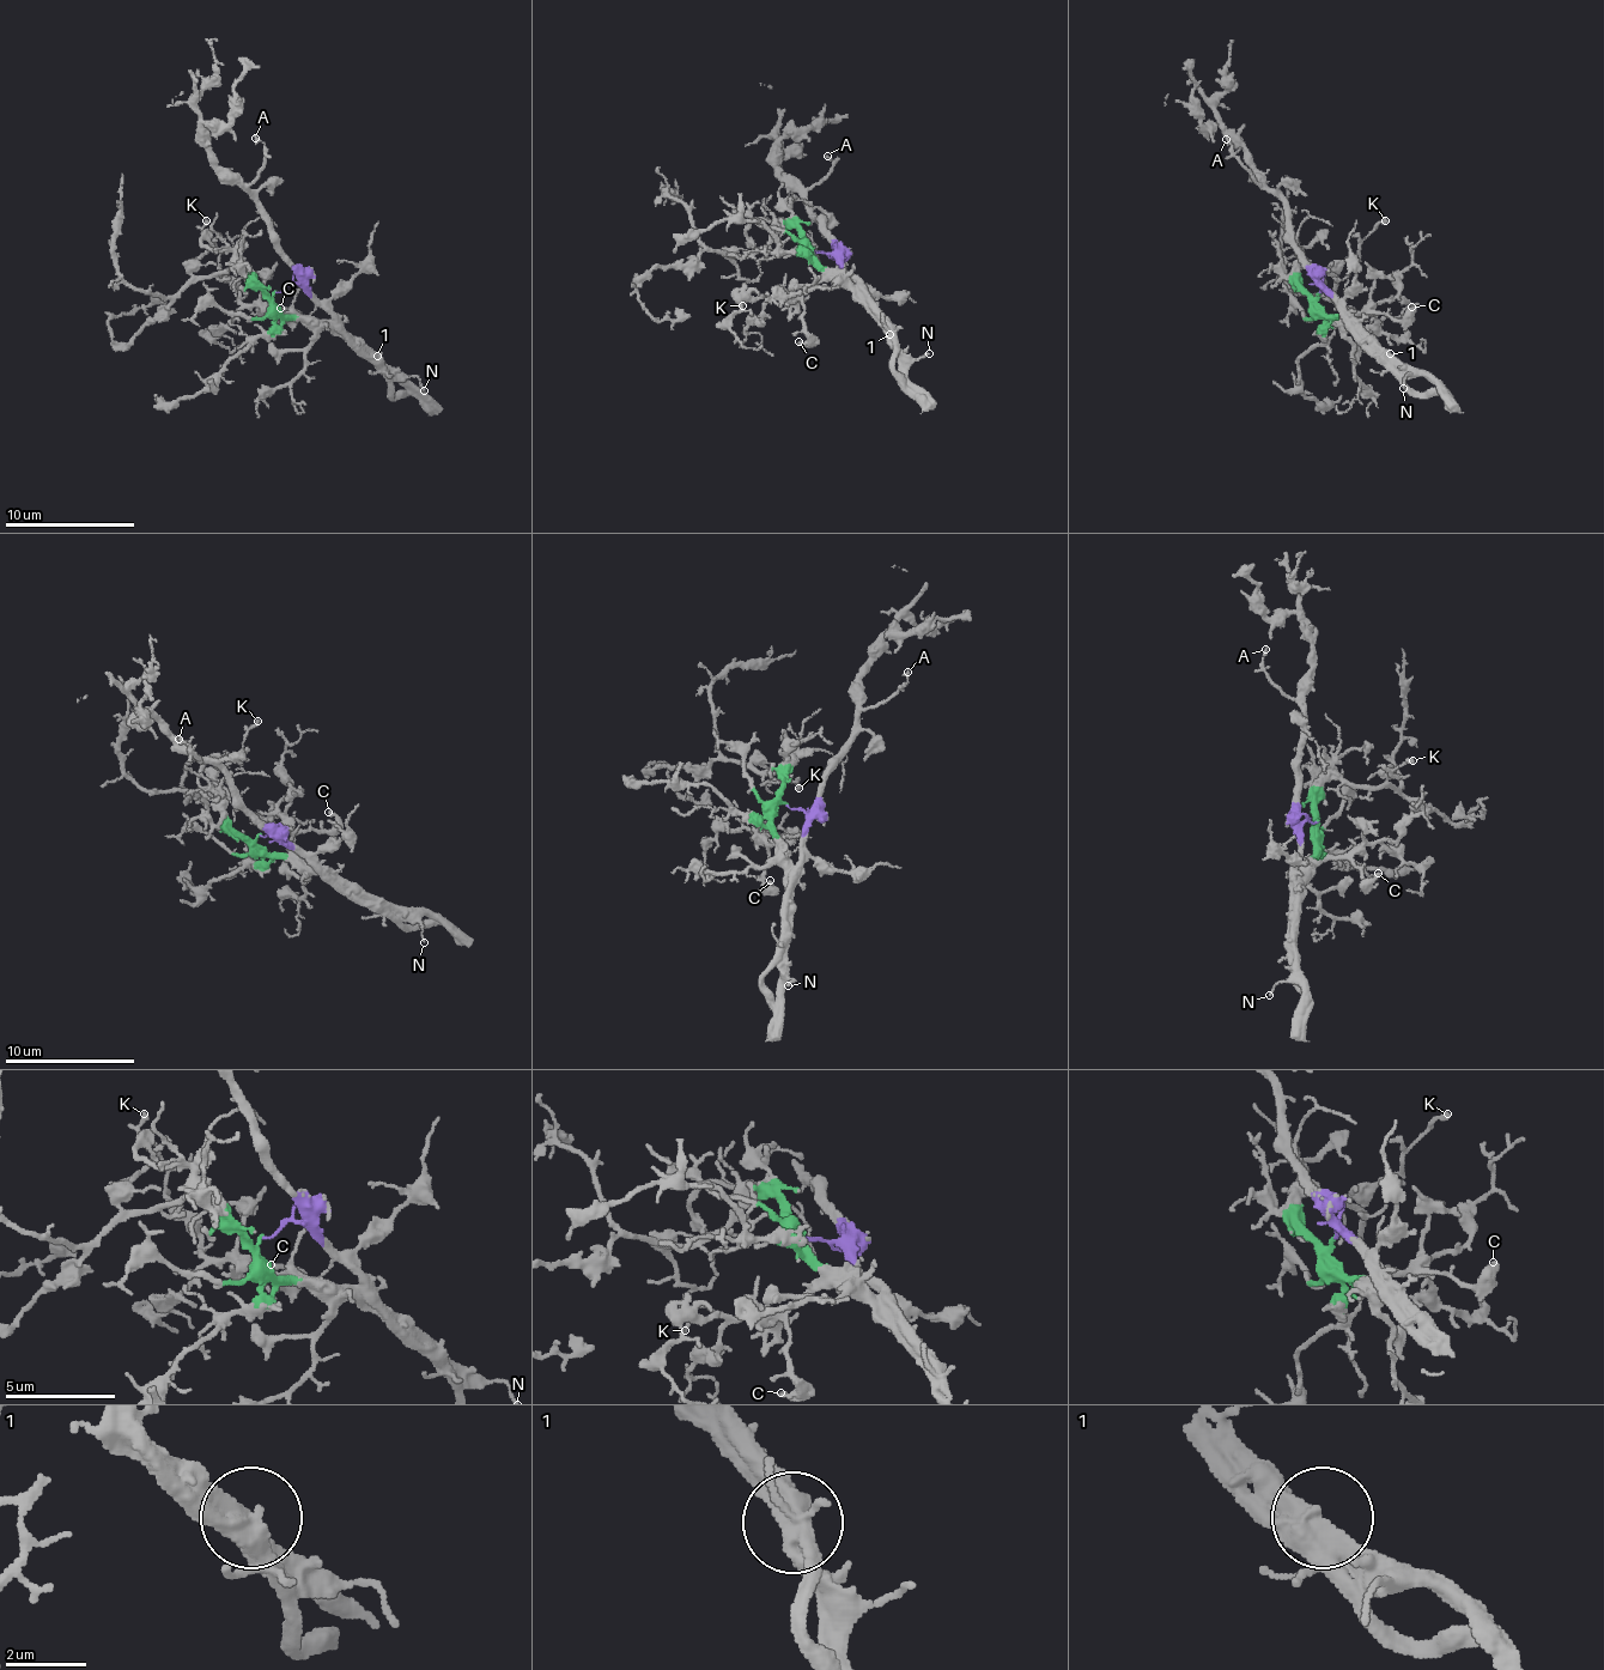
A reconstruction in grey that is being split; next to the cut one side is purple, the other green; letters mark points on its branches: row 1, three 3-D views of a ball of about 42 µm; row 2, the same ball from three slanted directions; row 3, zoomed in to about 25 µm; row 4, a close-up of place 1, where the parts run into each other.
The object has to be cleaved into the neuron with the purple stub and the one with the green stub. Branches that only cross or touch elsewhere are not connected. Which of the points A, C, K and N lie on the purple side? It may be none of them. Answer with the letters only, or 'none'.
A

